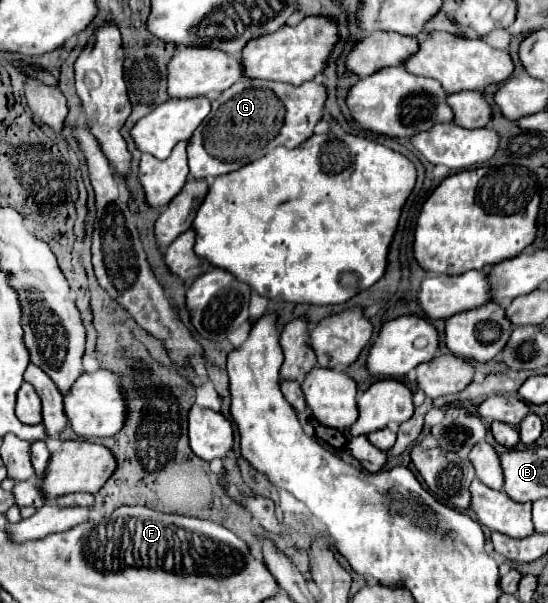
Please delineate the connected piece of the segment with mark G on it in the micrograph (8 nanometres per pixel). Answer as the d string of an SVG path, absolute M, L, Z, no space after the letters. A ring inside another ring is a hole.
M264 79L234 83L212 101L212 111L208 115L210 127L202 123L188 143L190 173L194 177L214 179L264 157L278 145L294 149L312 135L314 125L322 119L326 97L326 85L316 81L306 81L298 87Z

